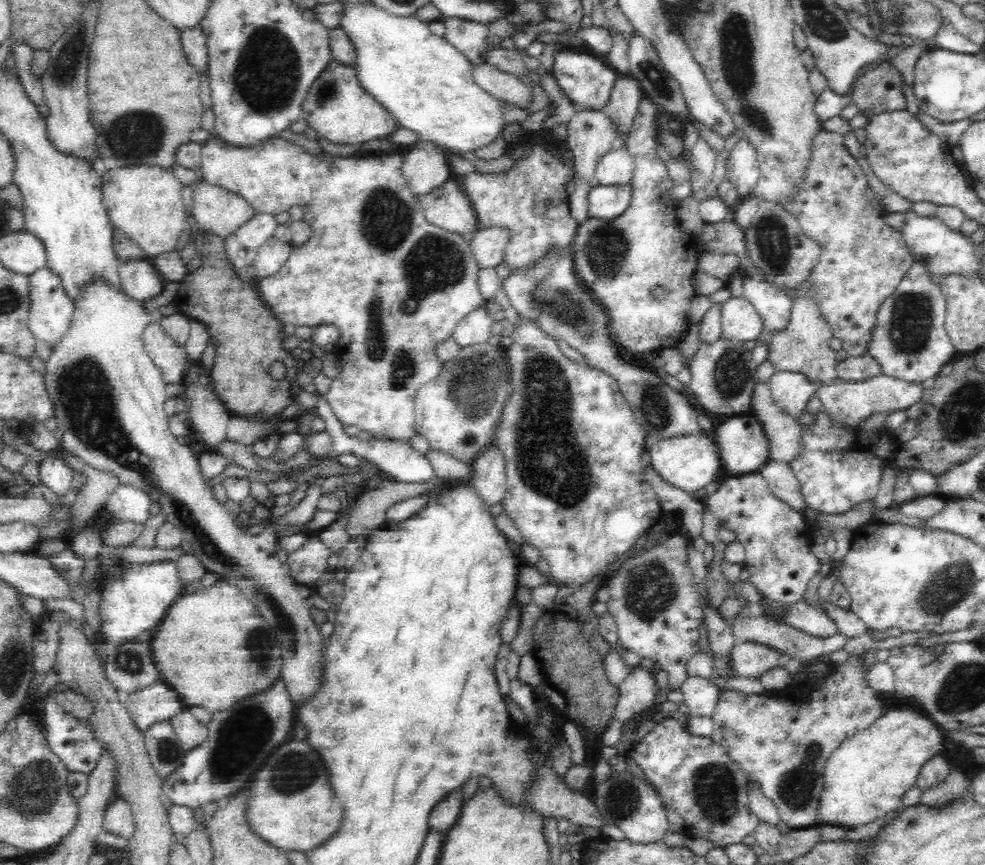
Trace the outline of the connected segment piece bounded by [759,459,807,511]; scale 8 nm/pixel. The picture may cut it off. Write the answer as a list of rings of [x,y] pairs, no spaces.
[[[769,459],[760,468],[759,473],[769,484],[774,496],[789,504],[796,511],[802,511],[807,507],[806,499],[800,491],[800,483],[788,463],[778,463]]]

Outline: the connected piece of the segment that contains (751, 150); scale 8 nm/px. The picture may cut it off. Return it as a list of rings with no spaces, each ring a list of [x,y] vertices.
[[[741,138],[730,150],[725,169],[725,178],[733,183],[742,201],[754,196],[754,186],[759,178],[759,164],[756,149],[745,138]]]

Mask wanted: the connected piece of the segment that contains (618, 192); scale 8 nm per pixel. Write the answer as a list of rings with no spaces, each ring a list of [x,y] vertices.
[[[598,185],[590,188],[587,196],[590,216],[610,220],[621,215],[631,204],[632,188],[626,186]]]

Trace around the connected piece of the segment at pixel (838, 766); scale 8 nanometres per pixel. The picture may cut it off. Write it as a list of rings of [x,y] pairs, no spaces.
[[[889,703],[885,710],[886,714],[883,712],[882,716],[864,732],[858,732],[851,736],[850,740],[842,742],[826,761],[823,791],[817,808],[819,823],[833,823],[842,828],[853,829],[862,824],[870,824],[878,817],[900,808],[901,796],[915,785],[922,765],[933,756],[942,754],[944,738],[933,720],[922,712],[912,712],[904,708],[888,710],[890,706],[896,706],[896,703]]]

